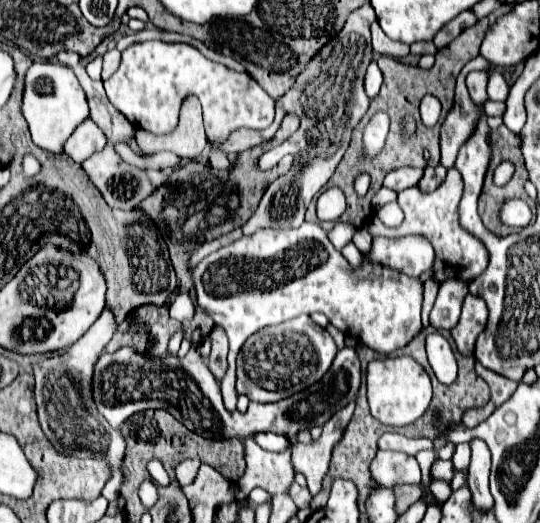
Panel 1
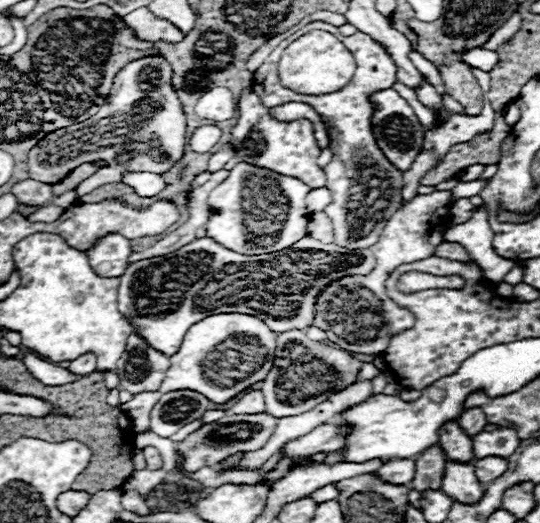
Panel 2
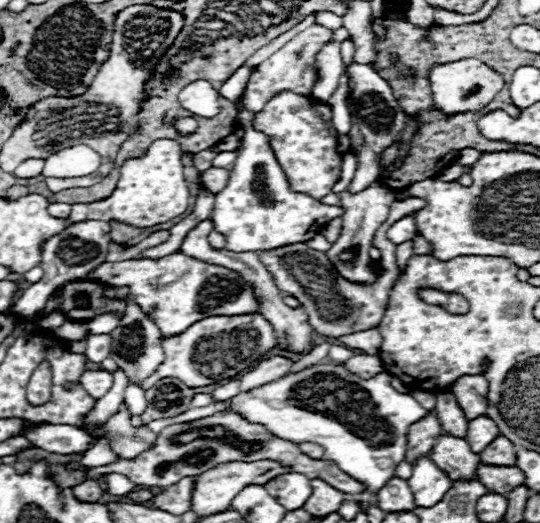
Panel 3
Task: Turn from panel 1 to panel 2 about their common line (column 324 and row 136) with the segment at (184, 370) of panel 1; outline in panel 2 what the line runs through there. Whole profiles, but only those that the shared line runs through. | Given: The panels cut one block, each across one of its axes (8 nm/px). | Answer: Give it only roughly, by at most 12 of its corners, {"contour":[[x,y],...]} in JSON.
{"contour":[[378,90],[378,148],[406,170],[422,148],[422,124],[394,90]]}

